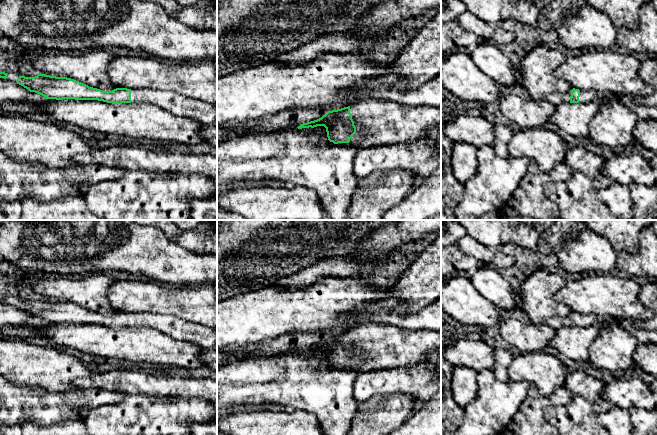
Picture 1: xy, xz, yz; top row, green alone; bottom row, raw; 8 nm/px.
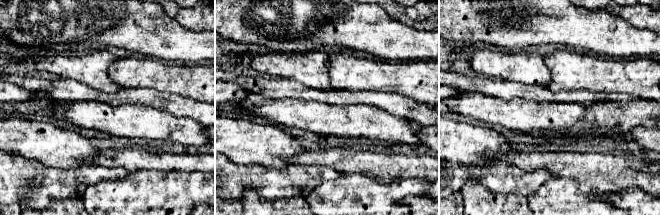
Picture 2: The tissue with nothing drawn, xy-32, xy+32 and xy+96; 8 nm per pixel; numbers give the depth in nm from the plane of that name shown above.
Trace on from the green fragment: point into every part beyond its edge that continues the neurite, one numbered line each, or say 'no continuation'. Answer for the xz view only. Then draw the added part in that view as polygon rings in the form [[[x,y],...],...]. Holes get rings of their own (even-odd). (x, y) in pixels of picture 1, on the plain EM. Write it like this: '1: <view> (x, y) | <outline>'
1: xz (377, 346) | [[[367,324],[350,329],[356,357],[350,367],[358,374],[378,368],[413,366],[441,348],[441,332]]]

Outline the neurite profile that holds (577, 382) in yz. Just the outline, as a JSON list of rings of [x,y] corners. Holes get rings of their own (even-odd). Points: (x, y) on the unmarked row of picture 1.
[[[578,369],[567,374],[564,386],[574,395],[585,398],[592,405],[593,411],[599,415],[612,407],[609,402],[601,398],[600,393],[604,384],[602,380],[587,375]]]

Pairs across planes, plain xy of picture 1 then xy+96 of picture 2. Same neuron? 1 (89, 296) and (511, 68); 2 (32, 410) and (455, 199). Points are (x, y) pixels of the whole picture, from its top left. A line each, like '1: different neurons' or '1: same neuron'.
1: same neuron
2: different neurons

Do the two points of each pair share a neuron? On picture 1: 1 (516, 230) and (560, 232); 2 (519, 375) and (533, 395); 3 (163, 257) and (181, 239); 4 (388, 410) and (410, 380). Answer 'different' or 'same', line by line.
1: different
2: different
3: different
4: different

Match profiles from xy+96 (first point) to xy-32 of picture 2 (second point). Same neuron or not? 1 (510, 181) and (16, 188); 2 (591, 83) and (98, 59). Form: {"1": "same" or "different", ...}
{"1": "same", "2": "different"}

